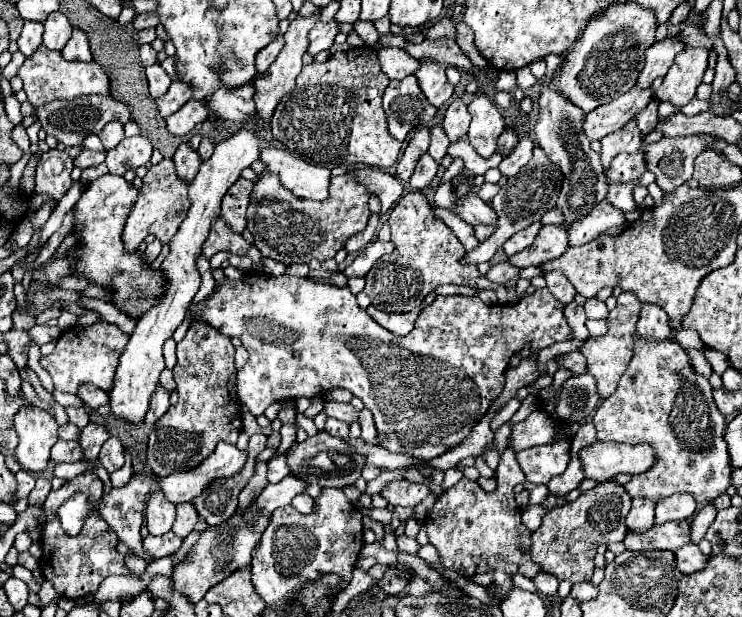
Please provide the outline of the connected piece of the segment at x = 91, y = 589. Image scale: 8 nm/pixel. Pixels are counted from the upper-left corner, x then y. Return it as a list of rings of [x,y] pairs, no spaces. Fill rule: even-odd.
[[[77,475],[75,479],[67,481],[59,491],[51,491],[43,505],[47,523],[43,527],[43,535],[40,538],[43,555],[39,560],[39,567],[44,578],[53,581],[55,591],[63,597],[95,595],[105,577],[131,575],[129,567],[125,565],[125,557],[117,553],[115,549],[119,539],[115,539],[115,533],[111,531],[111,527],[107,527],[107,523],[103,523],[103,519],[97,519],[97,515],[91,515],[91,519],[87,519],[87,523],[83,525],[83,531],[77,537],[67,537],[63,529],[59,527],[59,523],[55,523],[55,507],[59,507],[59,503],[63,503],[63,499],[67,499],[67,495],[73,495],[75,491],[83,491],[91,495],[91,499],[99,499],[99,495],[103,495],[103,483],[97,475]]]

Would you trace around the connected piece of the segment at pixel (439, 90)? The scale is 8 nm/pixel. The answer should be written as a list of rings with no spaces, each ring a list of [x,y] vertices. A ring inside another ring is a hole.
[[[421,61],[421,67],[415,73],[415,77],[419,79],[419,85],[427,101],[431,101],[435,107],[443,107],[453,97],[455,87],[447,81],[445,67],[441,63]]]

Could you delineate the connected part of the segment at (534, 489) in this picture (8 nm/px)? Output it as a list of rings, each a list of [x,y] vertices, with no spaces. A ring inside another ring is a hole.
[[[525,481],[523,485],[529,491],[529,505],[541,504],[544,497],[549,494],[547,485],[533,485],[528,481]]]

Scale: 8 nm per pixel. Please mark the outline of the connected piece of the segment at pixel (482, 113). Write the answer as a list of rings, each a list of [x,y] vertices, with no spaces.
[[[477,95],[469,103],[473,121],[469,125],[469,141],[481,157],[491,157],[497,151],[497,139],[505,129],[505,119],[487,95]]]

